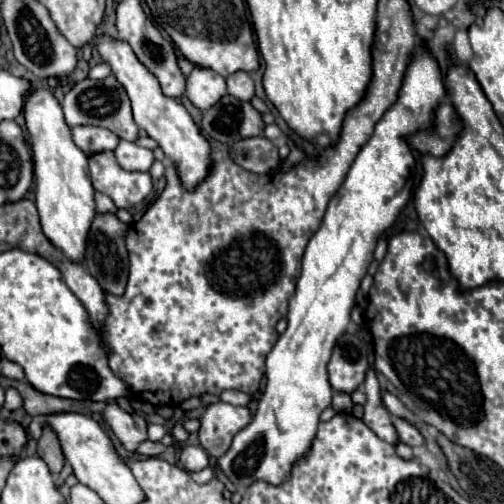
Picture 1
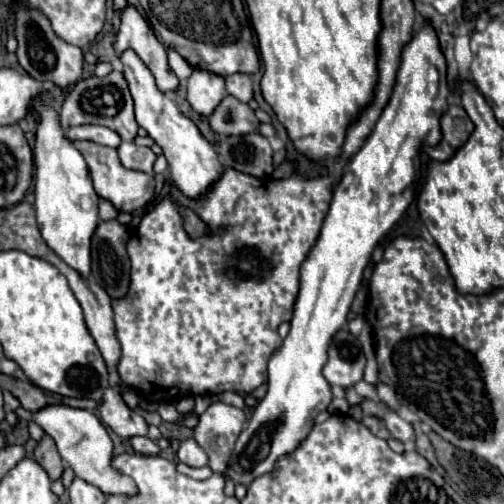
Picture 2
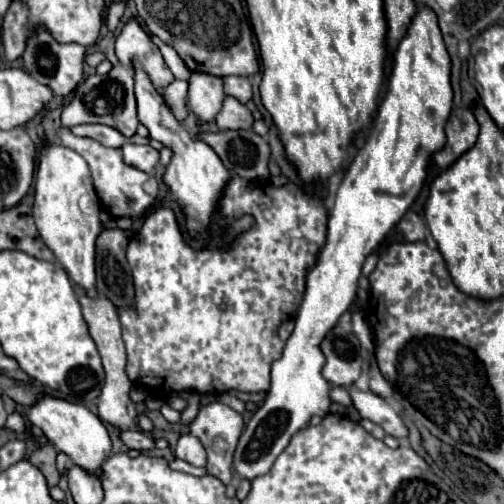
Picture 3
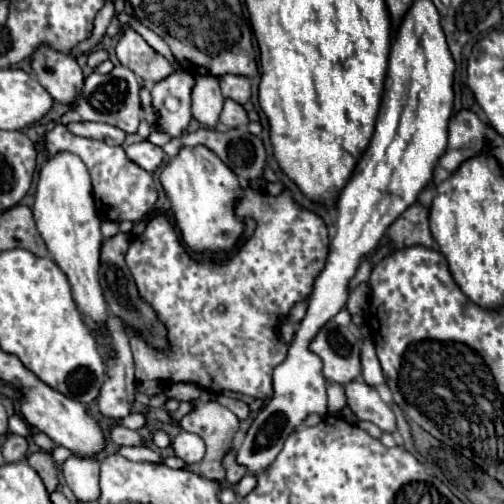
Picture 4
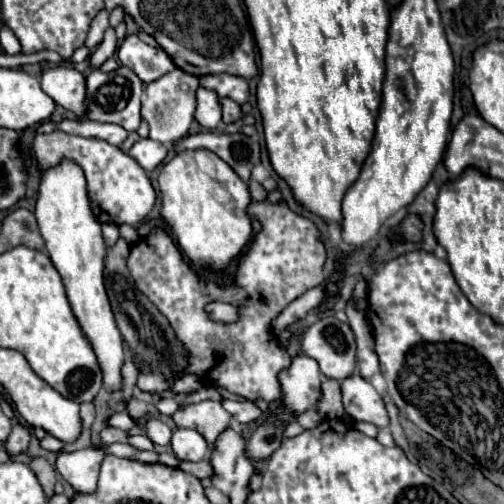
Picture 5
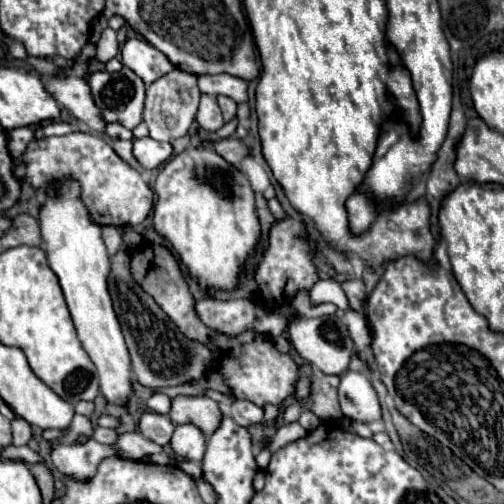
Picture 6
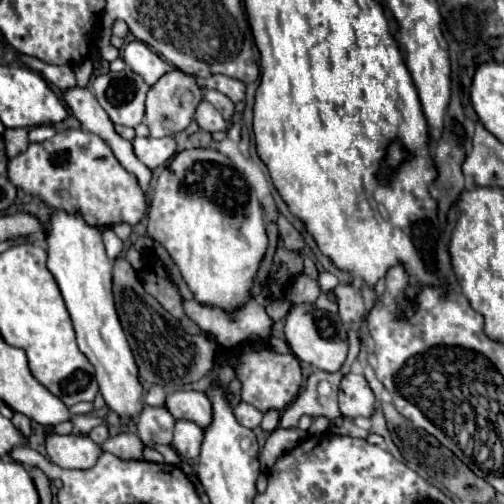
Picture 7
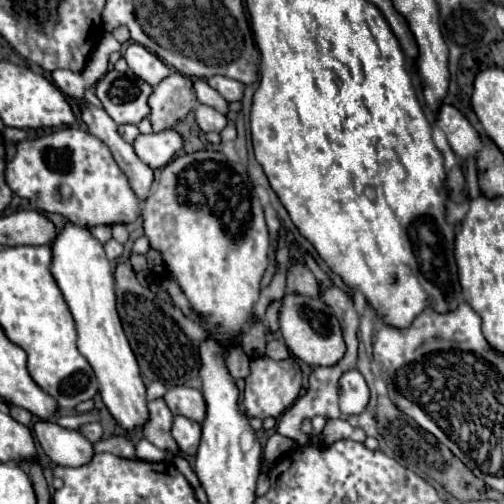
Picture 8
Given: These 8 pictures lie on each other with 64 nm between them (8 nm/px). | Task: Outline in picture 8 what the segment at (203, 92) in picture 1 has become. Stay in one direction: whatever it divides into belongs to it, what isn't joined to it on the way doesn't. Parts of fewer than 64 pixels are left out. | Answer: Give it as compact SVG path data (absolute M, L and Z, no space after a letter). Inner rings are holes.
M200 104L196 110L196 122L202 128L202 132L220 132L226 128L226 116L214 110L212 106Z

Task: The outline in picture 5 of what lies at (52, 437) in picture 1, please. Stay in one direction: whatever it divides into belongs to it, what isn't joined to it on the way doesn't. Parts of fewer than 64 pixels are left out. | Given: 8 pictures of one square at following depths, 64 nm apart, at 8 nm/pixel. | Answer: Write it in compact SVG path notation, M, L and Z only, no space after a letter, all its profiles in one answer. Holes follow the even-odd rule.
M32 458L30 460L30 468L36 474L46 498L54 496L54 484L56 484L56 472L54 468L44 460L44 458Z

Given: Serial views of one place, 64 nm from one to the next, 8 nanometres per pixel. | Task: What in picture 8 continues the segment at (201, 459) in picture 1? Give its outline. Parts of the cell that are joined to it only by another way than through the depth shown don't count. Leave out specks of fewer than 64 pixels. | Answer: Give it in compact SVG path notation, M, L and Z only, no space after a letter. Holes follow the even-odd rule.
M174 416L172 436L174 436L176 444L180 446L182 454L194 456L198 450L198 444L200 444L200 424L192 422L184 416Z

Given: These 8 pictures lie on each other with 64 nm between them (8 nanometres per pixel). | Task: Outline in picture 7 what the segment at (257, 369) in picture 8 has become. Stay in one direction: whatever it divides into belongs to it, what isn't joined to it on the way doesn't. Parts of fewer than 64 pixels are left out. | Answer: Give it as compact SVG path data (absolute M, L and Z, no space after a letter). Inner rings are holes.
M244 344L238 348L238 360L240 366L236 368L236 376L242 382L242 402L252 404L256 410L266 414L268 410L282 412L298 396L302 386L302 370L294 354L274 354L266 344Z

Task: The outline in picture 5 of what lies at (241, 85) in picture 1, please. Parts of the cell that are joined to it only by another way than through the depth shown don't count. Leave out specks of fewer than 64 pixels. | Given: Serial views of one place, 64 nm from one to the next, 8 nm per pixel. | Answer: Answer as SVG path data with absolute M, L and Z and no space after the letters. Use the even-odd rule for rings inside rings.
M212 74L202 76L200 86L206 90L214 90L218 96L228 96L238 104L244 104L248 100L248 82L240 76L232 74Z

